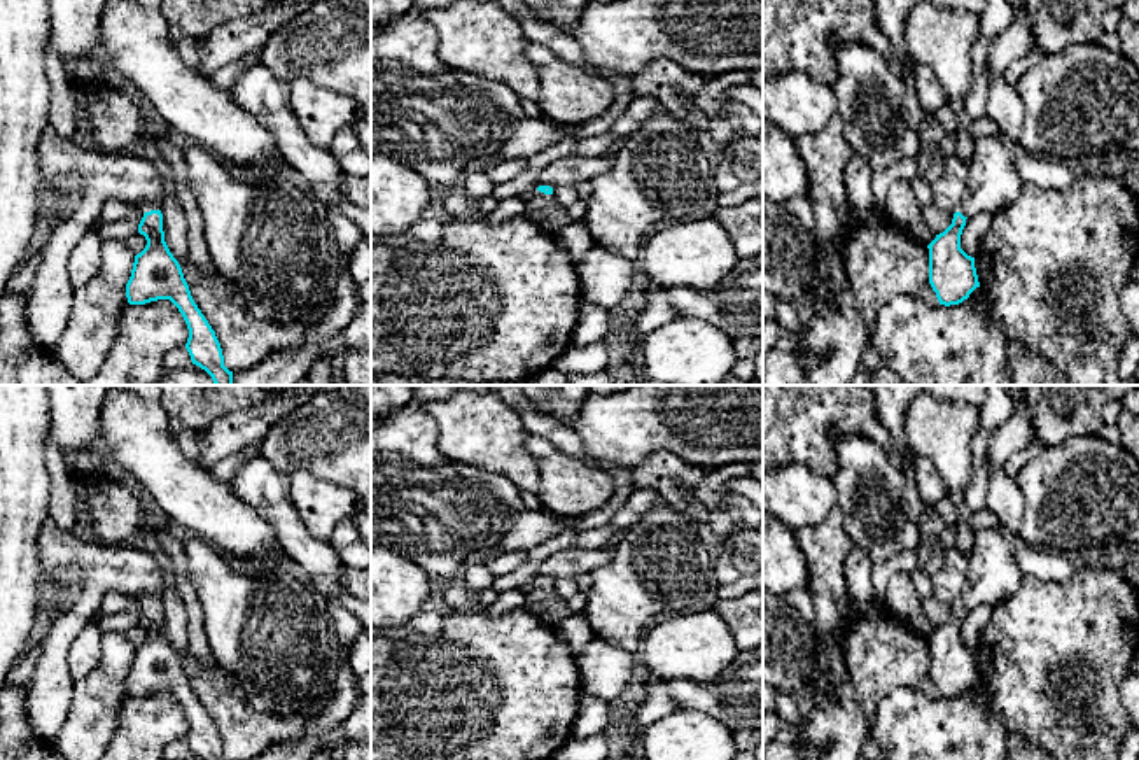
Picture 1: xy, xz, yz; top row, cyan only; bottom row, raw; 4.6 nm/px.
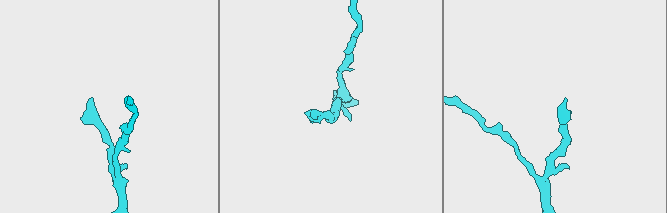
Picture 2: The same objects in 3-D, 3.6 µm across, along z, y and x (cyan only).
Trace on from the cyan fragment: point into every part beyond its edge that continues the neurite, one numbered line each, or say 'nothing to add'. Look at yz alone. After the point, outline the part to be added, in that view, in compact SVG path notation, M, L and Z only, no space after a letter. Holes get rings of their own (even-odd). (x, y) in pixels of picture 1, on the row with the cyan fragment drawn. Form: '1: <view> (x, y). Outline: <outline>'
1: yz (992, 182). Outline: M1003 131L975 140L968 191L959 207L964 217L996 214L1017 200L1022 180L1013 166L1015 152Z

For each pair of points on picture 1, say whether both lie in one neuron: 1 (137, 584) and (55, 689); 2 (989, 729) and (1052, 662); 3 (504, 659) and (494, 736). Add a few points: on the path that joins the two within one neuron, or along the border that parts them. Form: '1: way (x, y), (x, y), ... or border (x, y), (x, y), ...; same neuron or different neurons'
1: way (104, 585), (69, 622), (55, 647), (55, 655); same neuron
2: border (980, 680), (987, 689), (991, 708), (1008, 729); different neurons
3: way (504, 678), (504, 690), (499, 696), (499, 717); same neuron

